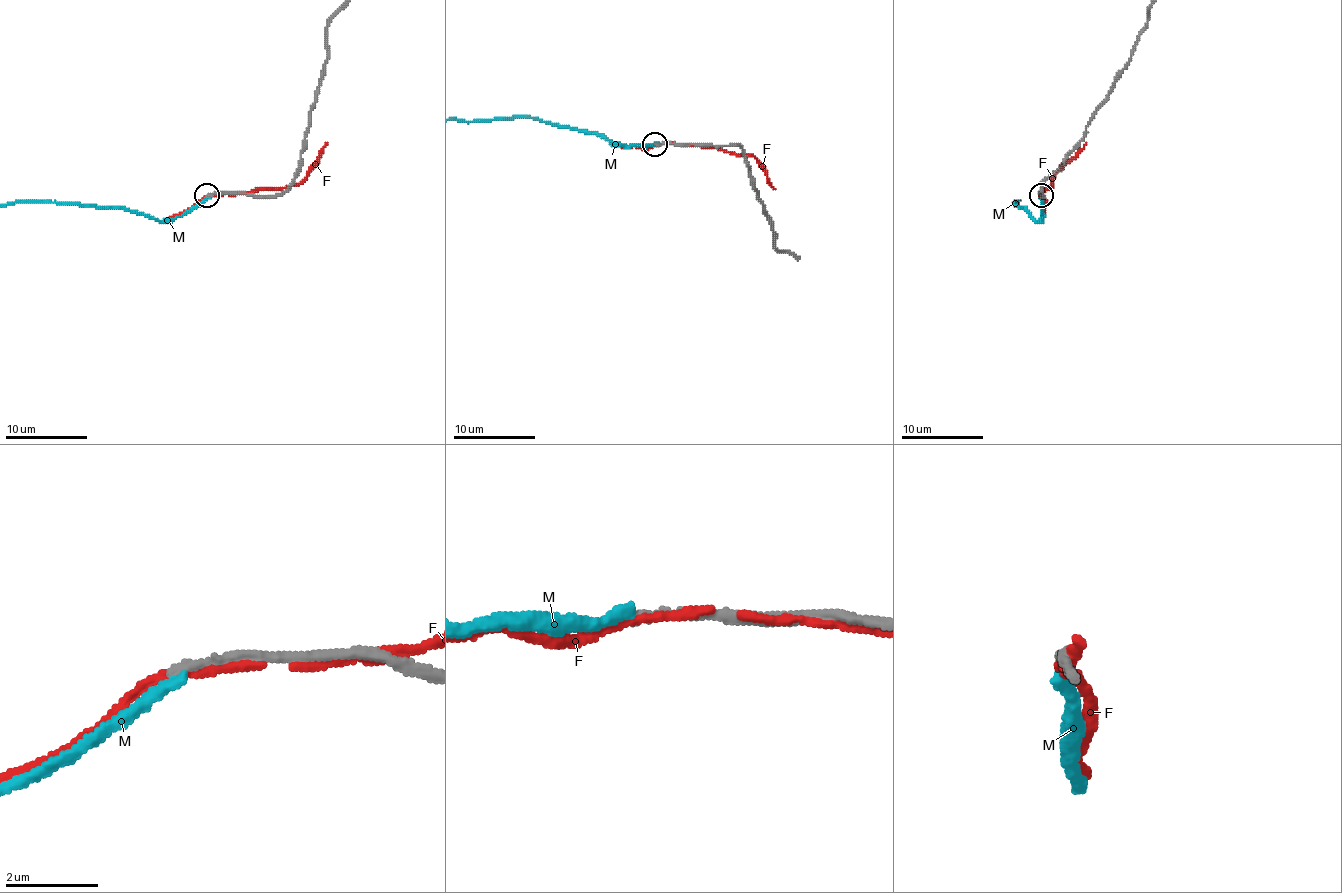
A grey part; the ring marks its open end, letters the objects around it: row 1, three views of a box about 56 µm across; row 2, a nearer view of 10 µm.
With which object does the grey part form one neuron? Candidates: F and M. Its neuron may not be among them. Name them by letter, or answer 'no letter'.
no letter

